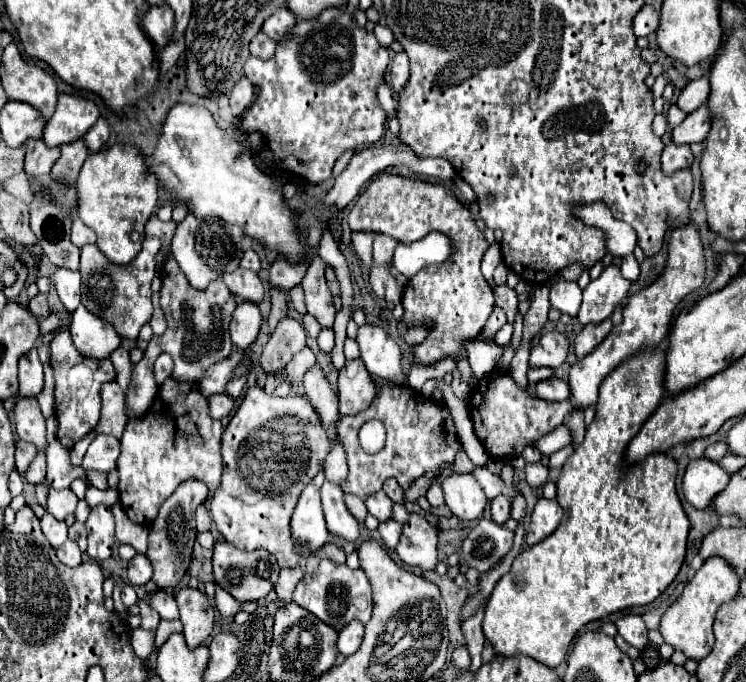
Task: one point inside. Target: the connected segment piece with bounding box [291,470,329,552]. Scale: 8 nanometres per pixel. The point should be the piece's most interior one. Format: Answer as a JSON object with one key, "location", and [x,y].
{"location":[308,524]}

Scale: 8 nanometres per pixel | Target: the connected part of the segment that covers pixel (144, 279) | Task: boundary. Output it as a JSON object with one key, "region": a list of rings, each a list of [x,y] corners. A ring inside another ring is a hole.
{"region":[[[145,240],[143,250],[137,254],[137,260],[133,260],[133,264],[117,266],[111,264],[97,246],[87,244],[85,248],[81,248],[81,264],[79,264],[79,272],[83,276],[81,302],[91,314],[109,320],[109,324],[113,324],[113,328],[123,340],[135,340],[141,326],[145,326],[153,314],[151,280],[155,276],[157,252],[159,252],[159,242]]]}

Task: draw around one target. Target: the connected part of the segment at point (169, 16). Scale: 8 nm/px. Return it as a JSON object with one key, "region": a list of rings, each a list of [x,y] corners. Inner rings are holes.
{"region":[[[167,4],[149,6],[141,24],[157,46],[165,46],[165,40],[169,40],[169,32],[173,32],[173,10]]]}

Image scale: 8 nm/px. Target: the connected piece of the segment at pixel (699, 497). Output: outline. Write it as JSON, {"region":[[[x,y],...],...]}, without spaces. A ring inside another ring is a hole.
{"region":[[[707,458],[691,460],[683,476],[685,500],[695,508],[707,508],[713,496],[725,490],[727,482],[729,474],[725,474],[717,462]]]}

